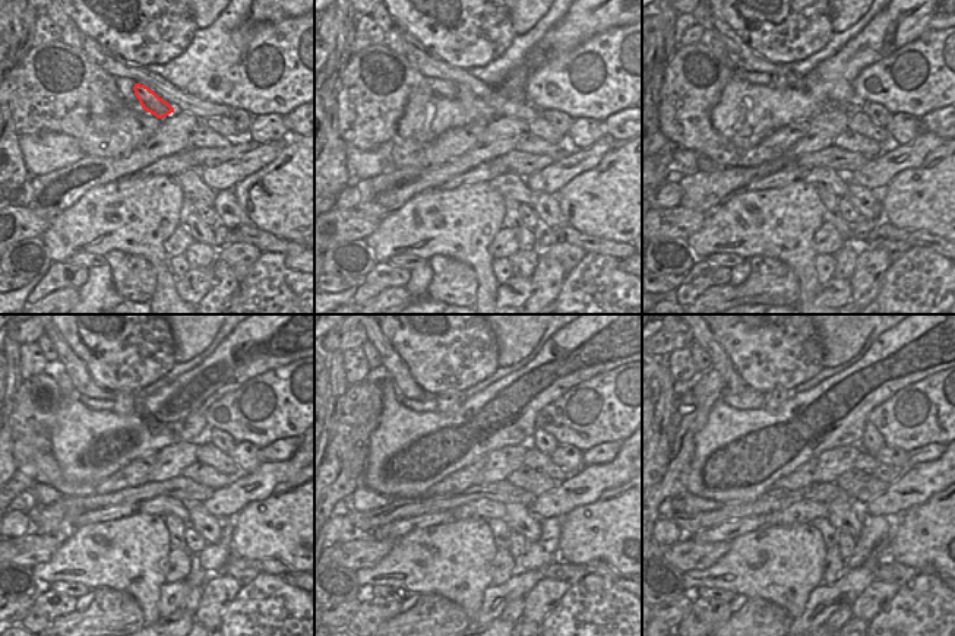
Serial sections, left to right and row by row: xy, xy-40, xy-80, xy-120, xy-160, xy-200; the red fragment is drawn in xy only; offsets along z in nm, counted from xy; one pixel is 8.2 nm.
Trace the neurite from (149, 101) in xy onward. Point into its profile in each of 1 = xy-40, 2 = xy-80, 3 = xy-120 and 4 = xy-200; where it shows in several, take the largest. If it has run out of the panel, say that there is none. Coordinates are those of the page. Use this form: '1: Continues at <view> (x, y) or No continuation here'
1: Continues at xy-40 (461, 88)
2: Continues at xy-80 (778, 81)
3: Continues at xy-120 (123, 401)
4: Continues at xy-200 (772, 399)

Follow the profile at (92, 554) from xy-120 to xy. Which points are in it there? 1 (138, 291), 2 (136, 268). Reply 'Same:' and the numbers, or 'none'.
Same: none

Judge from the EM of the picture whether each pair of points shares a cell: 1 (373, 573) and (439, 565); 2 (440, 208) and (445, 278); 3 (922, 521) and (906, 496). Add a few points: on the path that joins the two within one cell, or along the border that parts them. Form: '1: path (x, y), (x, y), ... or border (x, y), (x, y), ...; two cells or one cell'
1: path (389, 572), (397, 568), (423, 568); one cell
2: border (427, 259), (452, 256), (474, 272); two cells
3: border (939, 491), (891, 518); two cells

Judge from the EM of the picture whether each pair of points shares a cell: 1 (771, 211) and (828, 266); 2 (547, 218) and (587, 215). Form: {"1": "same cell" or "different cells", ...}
{"1": "different cells", "2": "different cells"}

